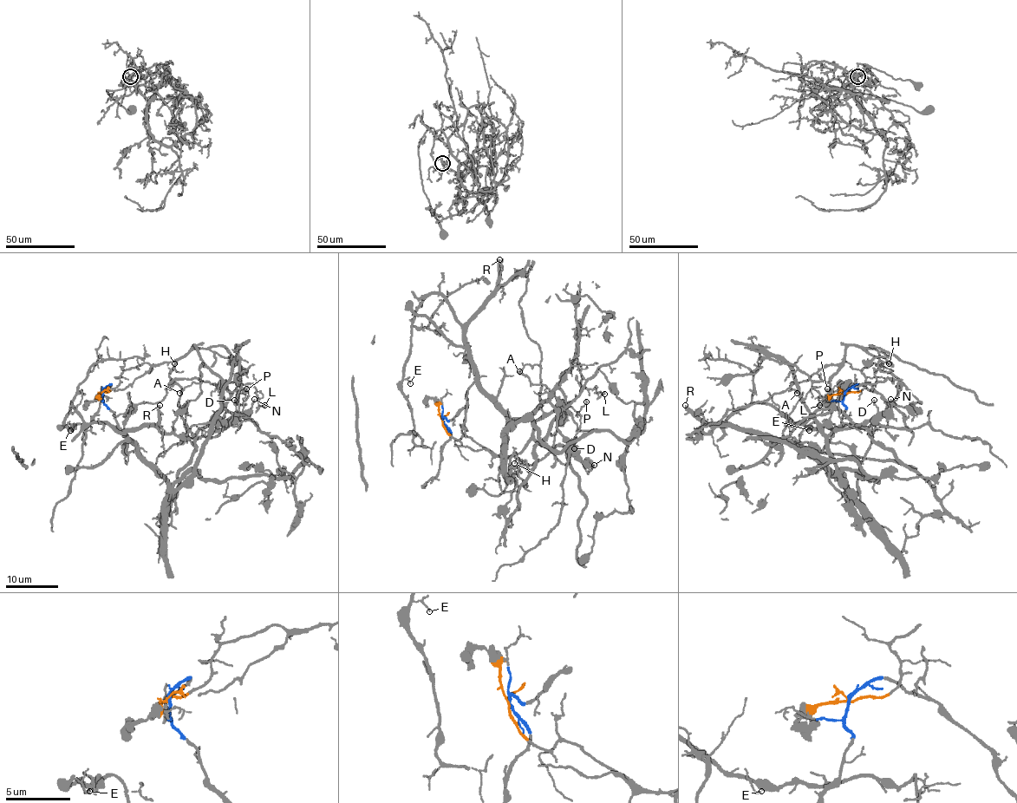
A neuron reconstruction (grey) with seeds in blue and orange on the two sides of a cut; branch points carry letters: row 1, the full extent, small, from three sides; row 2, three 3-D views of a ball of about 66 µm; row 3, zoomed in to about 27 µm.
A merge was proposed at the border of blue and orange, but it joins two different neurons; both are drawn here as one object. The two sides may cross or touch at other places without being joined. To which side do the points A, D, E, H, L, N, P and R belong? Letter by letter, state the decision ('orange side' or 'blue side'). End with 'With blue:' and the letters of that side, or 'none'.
A: orange side
D: blue side
E: blue side
H: orange side
L: orange side
N: blue side
P: orange side
R: blue side
With blue: D, E, N, R

